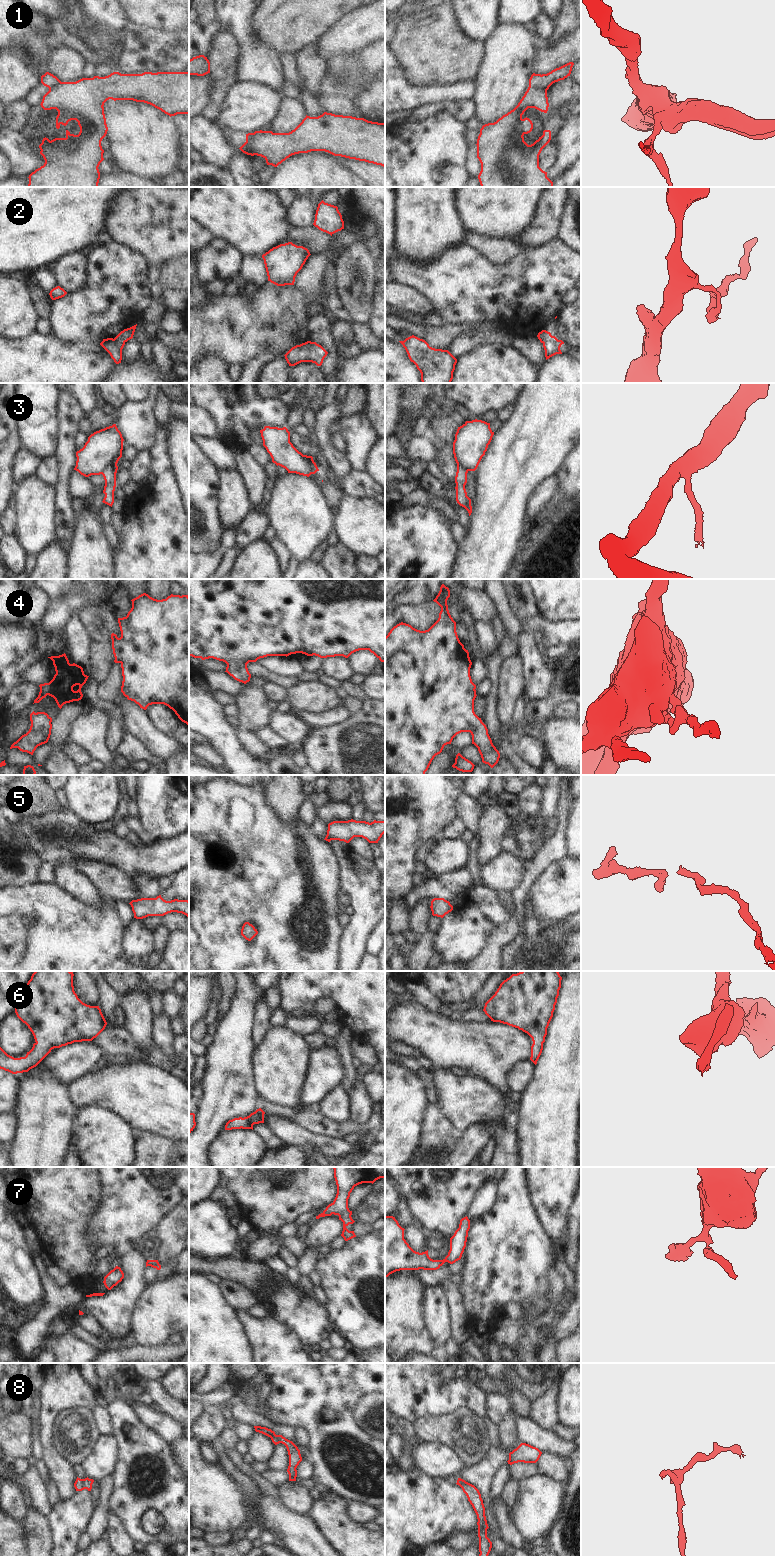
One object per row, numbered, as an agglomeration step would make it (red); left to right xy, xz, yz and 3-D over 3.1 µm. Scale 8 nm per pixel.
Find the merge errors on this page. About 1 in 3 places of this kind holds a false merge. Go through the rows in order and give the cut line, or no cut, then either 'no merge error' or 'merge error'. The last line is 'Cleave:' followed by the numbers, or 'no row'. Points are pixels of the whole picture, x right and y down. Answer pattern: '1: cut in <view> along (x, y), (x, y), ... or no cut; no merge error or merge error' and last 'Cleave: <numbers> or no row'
1: cut in yz along (529, 86), (546, 90); merge error
2: no cut; no merge error
3: cut in xy along (116, 464), (110, 464), (101, 473); merge error
4: no cut; no merge error
5: no cut; no merge error
6: no cut; no merge error
7: no cut; no merge error
8: cut in xy along (82, 1479), (86, 1488); merge error
Cleave: 1, 3, 8

